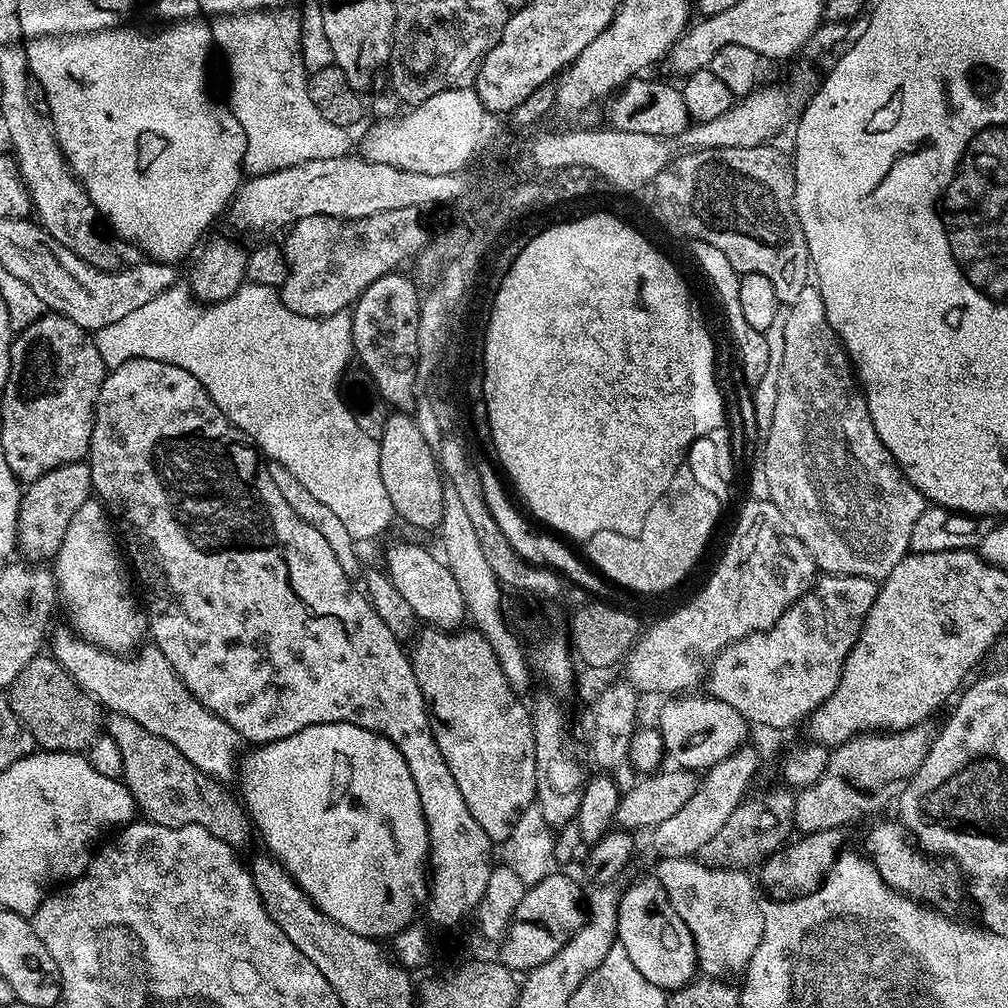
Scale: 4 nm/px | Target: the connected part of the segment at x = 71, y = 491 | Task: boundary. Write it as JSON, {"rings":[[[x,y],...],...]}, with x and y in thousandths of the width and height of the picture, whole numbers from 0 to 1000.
{"rings":[[[84,457],[63,460],[31,477],[21,489],[16,519],[17,547],[28,556],[41,555],[43,548],[53,549],[64,532],[69,514],[90,493],[90,483],[89,464]]]}

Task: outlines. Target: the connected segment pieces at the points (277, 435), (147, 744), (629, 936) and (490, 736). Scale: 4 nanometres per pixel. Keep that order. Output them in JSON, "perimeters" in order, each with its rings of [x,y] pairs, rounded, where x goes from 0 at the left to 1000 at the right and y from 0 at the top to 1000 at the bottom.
{"perimeters":[[[[177,280],[172,286],[166,286],[164,290],[157,292],[157,296],[149,296],[149,300],[145,300],[145,304],[137,304],[137,308],[125,312],[125,315],[120,315],[118,319],[109,319],[109,323],[98,325],[93,331],[93,336],[97,343],[97,351],[101,351],[101,359],[104,366],[107,367],[121,363],[121,359],[125,359],[129,355],[153,355],[157,359],[169,359],[173,363],[181,363],[181,367],[188,367],[188,371],[192,371],[192,375],[196,375],[196,379],[200,379],[200,383],[208,391],[212,403],[216,403],[216,407],[220,407],[223,415],[232,423],[236,423],[236,427],[243,429],[247,438],[253,440],[267,457],[278,459],[284,466],[288,466],[288,469],[292,470],[293,474],[296,474],[308,486],[308,489],[312,490],[312,493],[315,494],[320,501],[324,501],[328,508],[336,513],[353,538],[369,536],[376,528],[381,528],[388,522],[389,516],[391,517],[391,509],[387,490],[383,490],[383,481],[379,478],[377,441],[375,438],[367,435],[357,426],[353,418],[353,410],[347,404],[346,398],[342,394],[341,397],[337,394],[337,376],[340,375],[345,360],[351,357],[349,314],[344,309],[332,310],[330,313],[292,312],[282,303],[277,289],[271,283],[249,280],[239,282],[233,292],[220,300],[201,302],[190,293],[184,283],[182,286],[182,281]]],[[[107,706],[102,711],[101,722],[106,730],[117,736],[121,747],[121,777],[129,784],[135,794],[136,803],[144,814],[176,821],[177,819],[200,819],[220,831],[231,843],[239,843],[252,833],[252,818],[239,798],[225,786],[223,779],[211,770],[206,770],[177,740],[169,740],[165,732],[149,728],[145,720],[125,712],[125,708]]],[[[643,867],[615,885],[611,928],[634,965],[656,981],[677,980],[691,967],[690,936],[685,927],[685,919],[673,911],[650,868]]],[[[421,621],[412,628],[411,638],[407,643],[407,654],[411,673],[415,673],[415,685],[419,685],[419,692],[423,696],[423,704],[427,712],[427,720],[431,728],[431,736],[435,736],[435,744],[438,744],[438,752],[442,752],[442,760],[446,760],[446,768],[450,768],[450,776],[454,776],[454,784],[458,784],[458,792],[462,792],[462,801],[478,823],[482,823],[482,831],[489,835],[499,835],[506,831],[507,823],[514,812],[530,798],[532,792],[532,753],[530,752],[530,720],[525,699],[519,698],[517,691],[502,677],[502,669],[498,669],[498,661],[494,653],[490,653],[490,645],[486,645],[486,637],[477,627],[471,625],[441,625]]]]}

